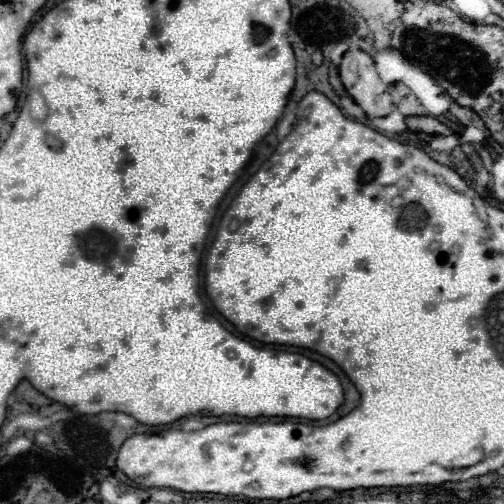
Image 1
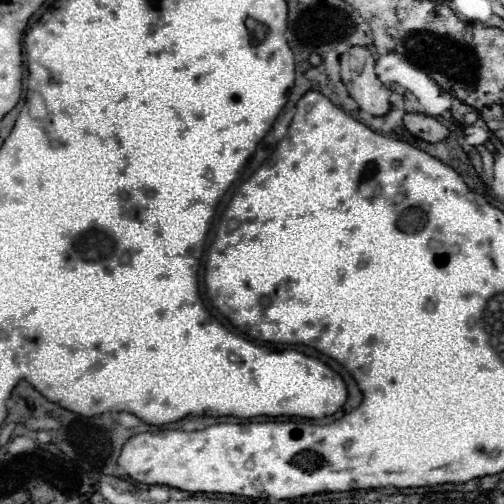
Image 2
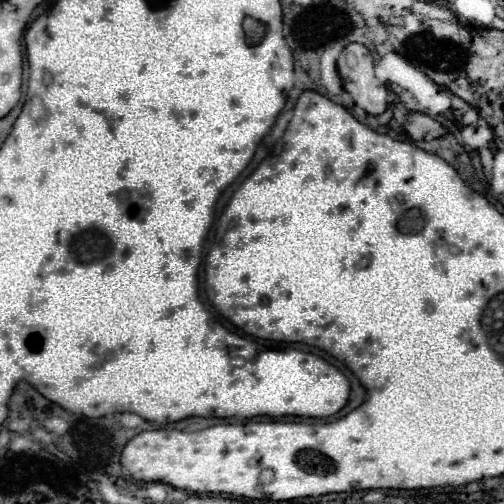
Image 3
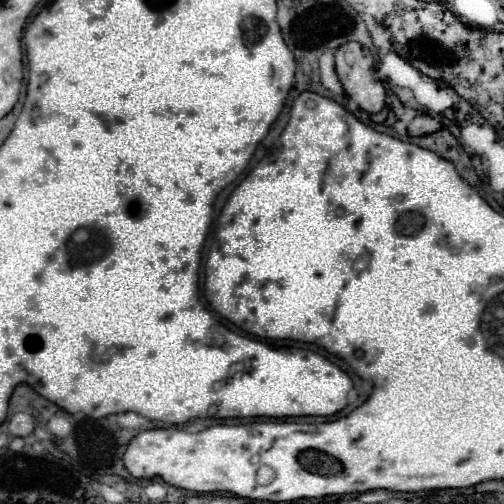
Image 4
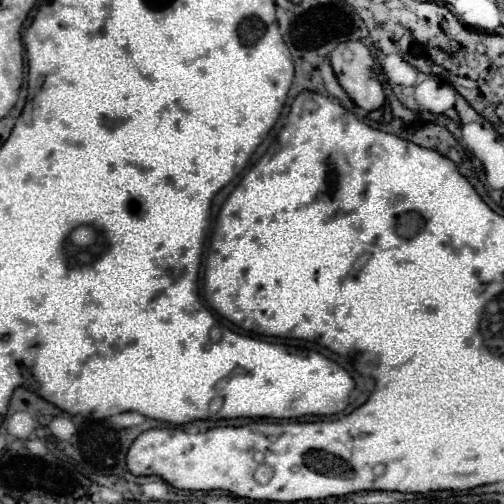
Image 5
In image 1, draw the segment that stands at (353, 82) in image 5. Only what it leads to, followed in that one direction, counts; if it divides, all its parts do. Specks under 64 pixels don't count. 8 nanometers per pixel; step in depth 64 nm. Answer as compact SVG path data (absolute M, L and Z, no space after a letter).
M348 50L338 68L340 80L354 102L370 116L386 116L392 110L386 84L374 68L374 60L364 50Z

